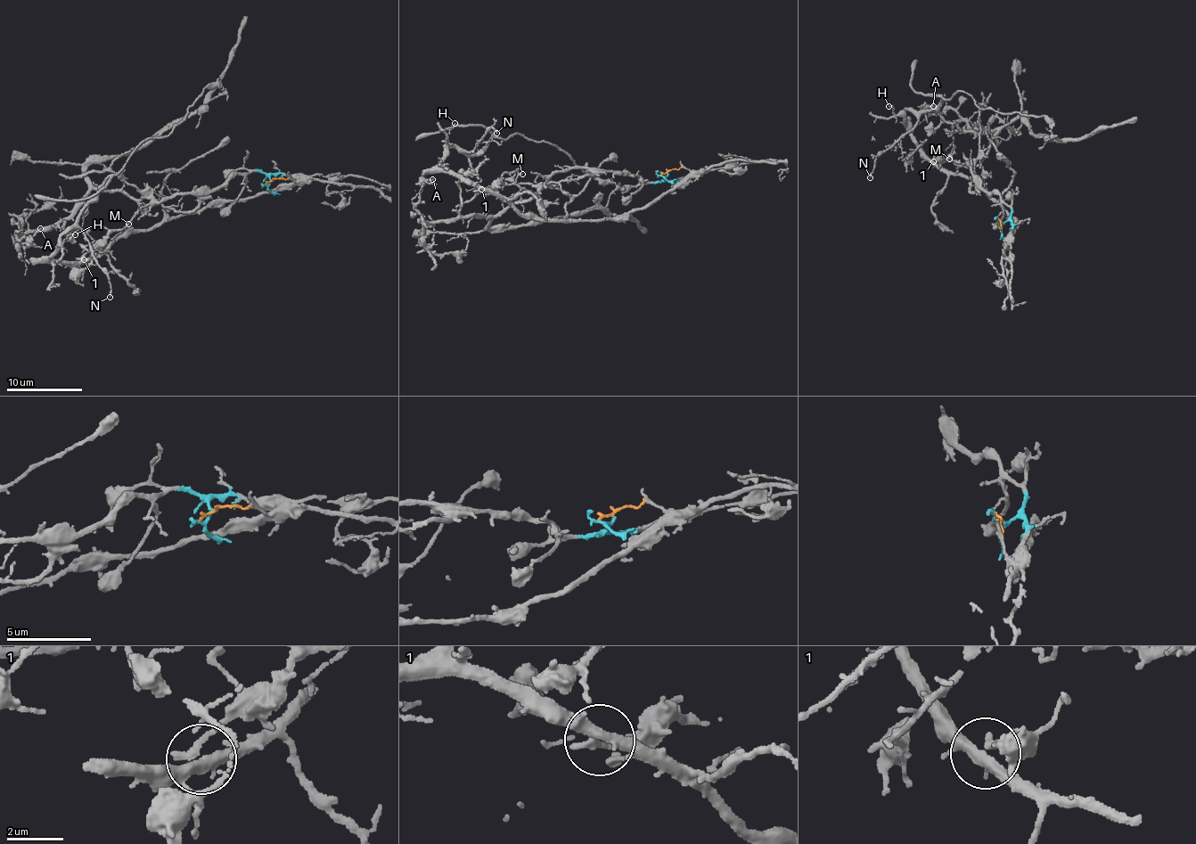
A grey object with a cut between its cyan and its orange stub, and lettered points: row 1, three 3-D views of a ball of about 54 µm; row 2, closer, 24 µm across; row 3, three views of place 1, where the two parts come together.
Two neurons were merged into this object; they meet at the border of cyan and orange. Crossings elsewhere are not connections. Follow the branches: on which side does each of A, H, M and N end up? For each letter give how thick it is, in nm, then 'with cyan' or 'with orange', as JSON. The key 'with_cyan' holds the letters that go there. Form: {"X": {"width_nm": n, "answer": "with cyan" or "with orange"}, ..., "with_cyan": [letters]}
{"A": {"width_nm": 170, "answer": "with cyan"}, "H": {"width_nm": 100, "answer": "with orange"}, "M": {"width_nm": 110, "answer": "with cyan"}, "N": {"width_nm": 140, "answer": "with orange"}, "with_cyan": ["A", "M"]}

